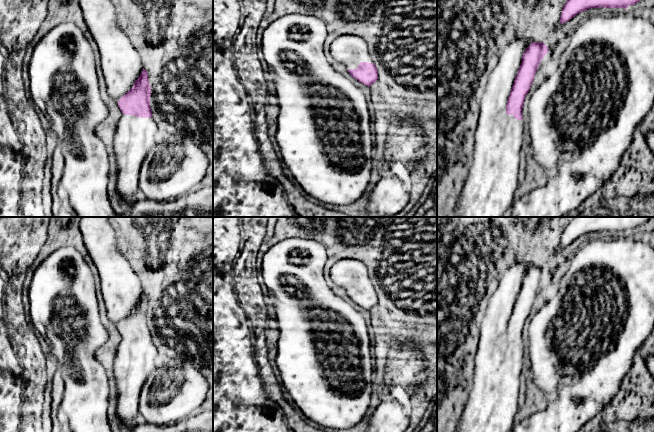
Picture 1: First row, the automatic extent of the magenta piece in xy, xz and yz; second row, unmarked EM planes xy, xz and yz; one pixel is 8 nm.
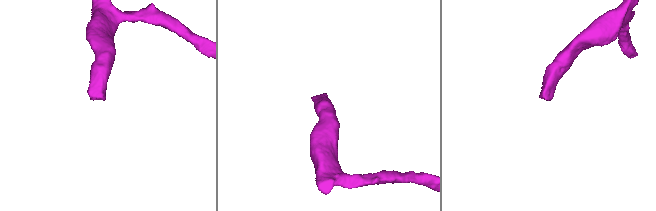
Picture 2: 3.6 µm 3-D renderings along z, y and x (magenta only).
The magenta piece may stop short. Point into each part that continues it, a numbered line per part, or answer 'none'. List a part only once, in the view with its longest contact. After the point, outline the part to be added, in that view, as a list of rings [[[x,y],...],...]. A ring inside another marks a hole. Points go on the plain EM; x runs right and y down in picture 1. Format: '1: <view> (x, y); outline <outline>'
1: yz (492, 405); outline [[[519,262],[510,265],[499,280],[498,287],[490,297],[479,328],[479,341],[474,358],[473,386],[455,432],[510,432],[519,410],[520,377],[523,367],[523,346],[506,337],[507,324],[522,286],[522,280],[532,265]]]

